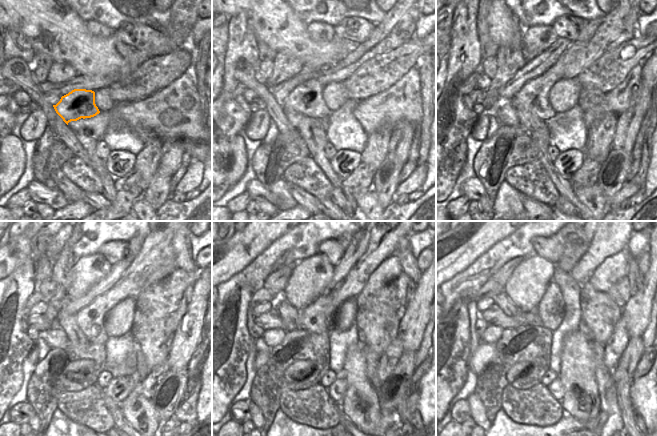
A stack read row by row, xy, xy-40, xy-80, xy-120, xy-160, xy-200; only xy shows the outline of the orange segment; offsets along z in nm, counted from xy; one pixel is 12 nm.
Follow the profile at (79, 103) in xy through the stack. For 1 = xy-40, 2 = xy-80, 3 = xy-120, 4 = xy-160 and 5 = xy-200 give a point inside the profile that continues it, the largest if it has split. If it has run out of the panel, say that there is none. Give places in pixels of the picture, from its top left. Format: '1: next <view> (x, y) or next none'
1: next xy-40 (307, 99)
2: next xy-80 (534, 96)
3: next xy-120 (90, 319)
4: next xy-160 (318, 317)
5: next xy-200 (551, 308)

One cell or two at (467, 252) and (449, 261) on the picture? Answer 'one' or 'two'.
one

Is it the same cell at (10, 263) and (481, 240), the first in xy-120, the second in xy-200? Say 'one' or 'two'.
one

